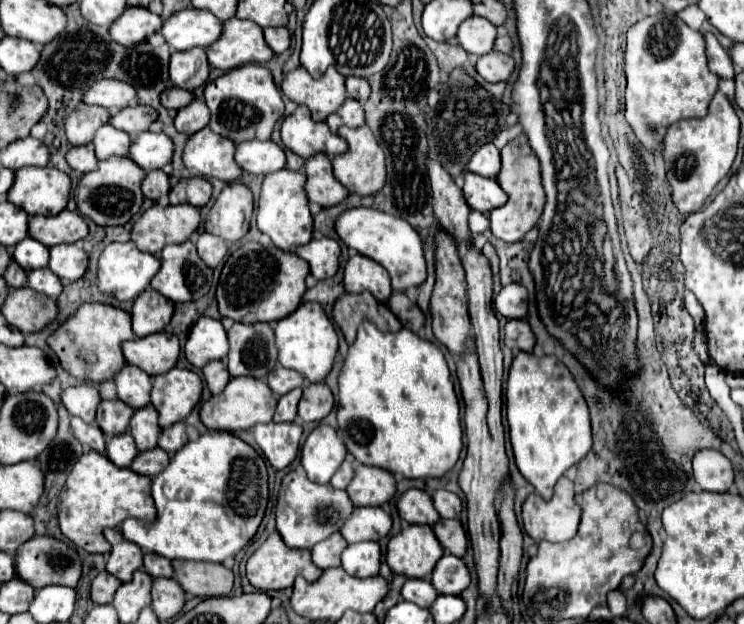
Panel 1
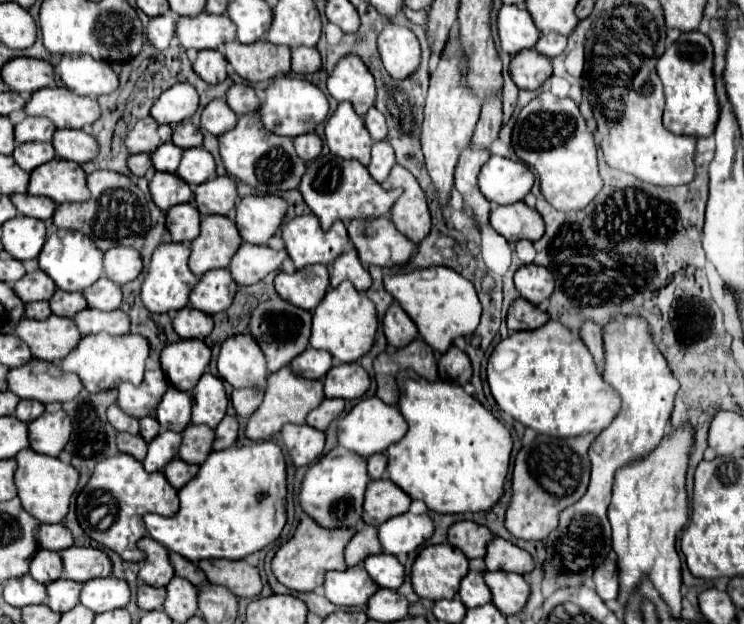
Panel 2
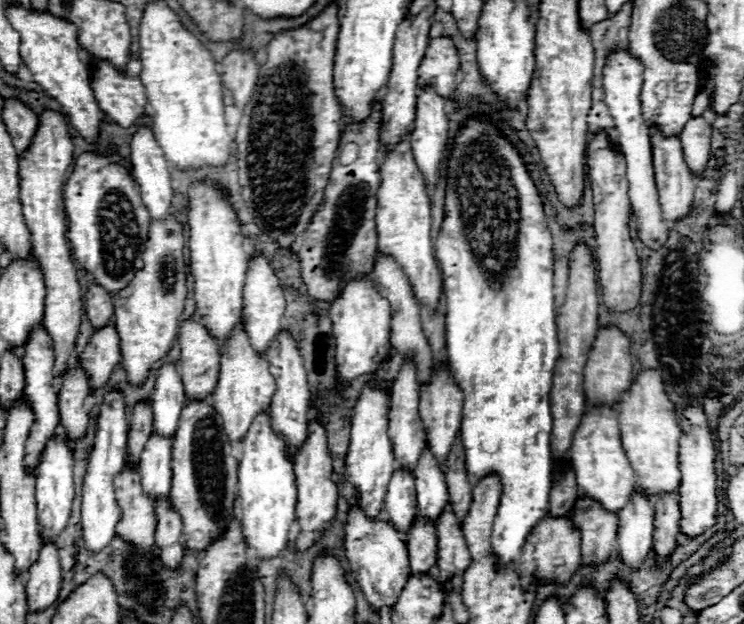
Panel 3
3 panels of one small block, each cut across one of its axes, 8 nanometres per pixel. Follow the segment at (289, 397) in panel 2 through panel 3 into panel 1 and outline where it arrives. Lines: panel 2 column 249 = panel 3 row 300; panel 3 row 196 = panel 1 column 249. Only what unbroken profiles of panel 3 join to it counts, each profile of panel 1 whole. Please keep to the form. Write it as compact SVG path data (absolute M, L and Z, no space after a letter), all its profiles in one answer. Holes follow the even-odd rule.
M232 378L222 394L212 396L200 410L200 418L206 428L210 430L224 430L224 432L238 432L250 430L260 422L272 422L276 410L276 398L270 386L256 378Z

